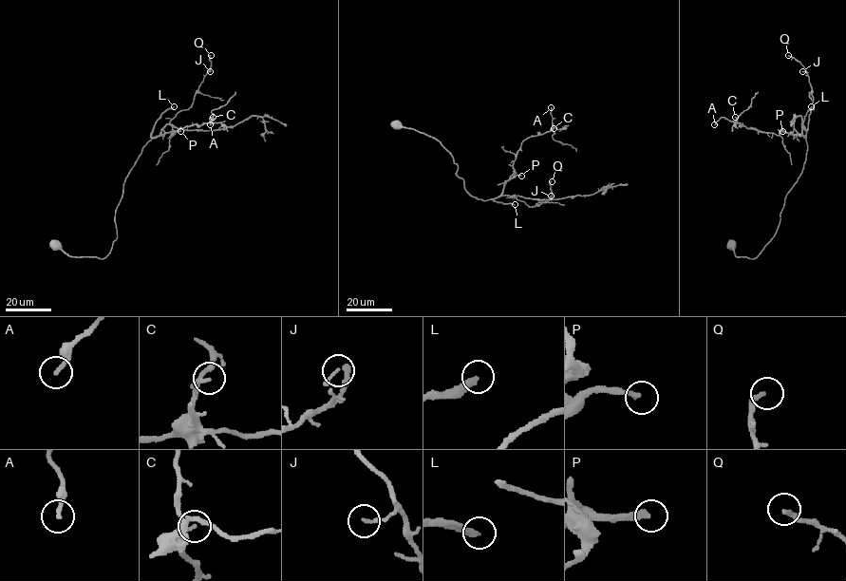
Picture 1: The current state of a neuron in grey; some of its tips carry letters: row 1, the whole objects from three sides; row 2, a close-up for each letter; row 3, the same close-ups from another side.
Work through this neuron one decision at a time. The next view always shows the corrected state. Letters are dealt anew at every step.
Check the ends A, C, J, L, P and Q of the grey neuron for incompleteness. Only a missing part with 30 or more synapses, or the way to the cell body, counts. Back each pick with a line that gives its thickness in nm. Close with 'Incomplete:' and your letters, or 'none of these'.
L: calibre 320 nm
P: calibre 240 nm
Q: calibre 200 nm
Incomplete: L, P, Q

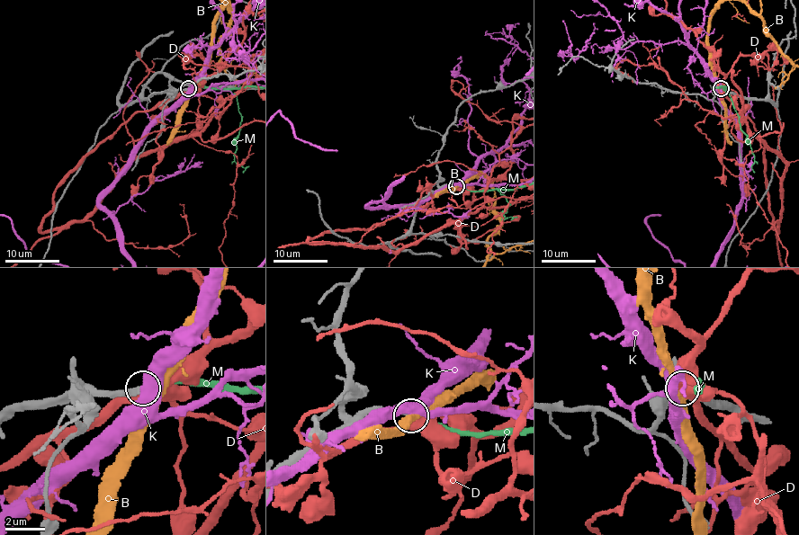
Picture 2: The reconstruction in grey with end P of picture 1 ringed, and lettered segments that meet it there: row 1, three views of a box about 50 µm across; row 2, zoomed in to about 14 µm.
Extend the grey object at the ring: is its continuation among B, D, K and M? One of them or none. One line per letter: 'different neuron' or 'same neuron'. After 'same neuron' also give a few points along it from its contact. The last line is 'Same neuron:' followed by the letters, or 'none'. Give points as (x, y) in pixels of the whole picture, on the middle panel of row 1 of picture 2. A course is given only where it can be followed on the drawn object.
B: different neuron
D: different neuron
K: different neuron
M: same neuron
Same neuron: M

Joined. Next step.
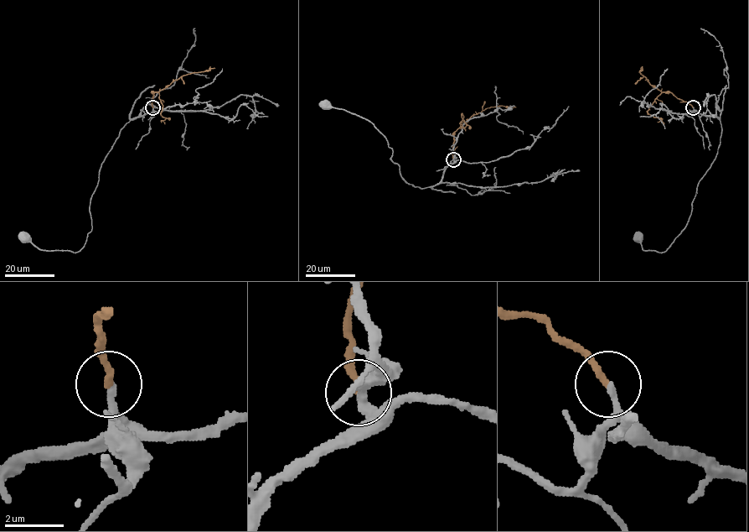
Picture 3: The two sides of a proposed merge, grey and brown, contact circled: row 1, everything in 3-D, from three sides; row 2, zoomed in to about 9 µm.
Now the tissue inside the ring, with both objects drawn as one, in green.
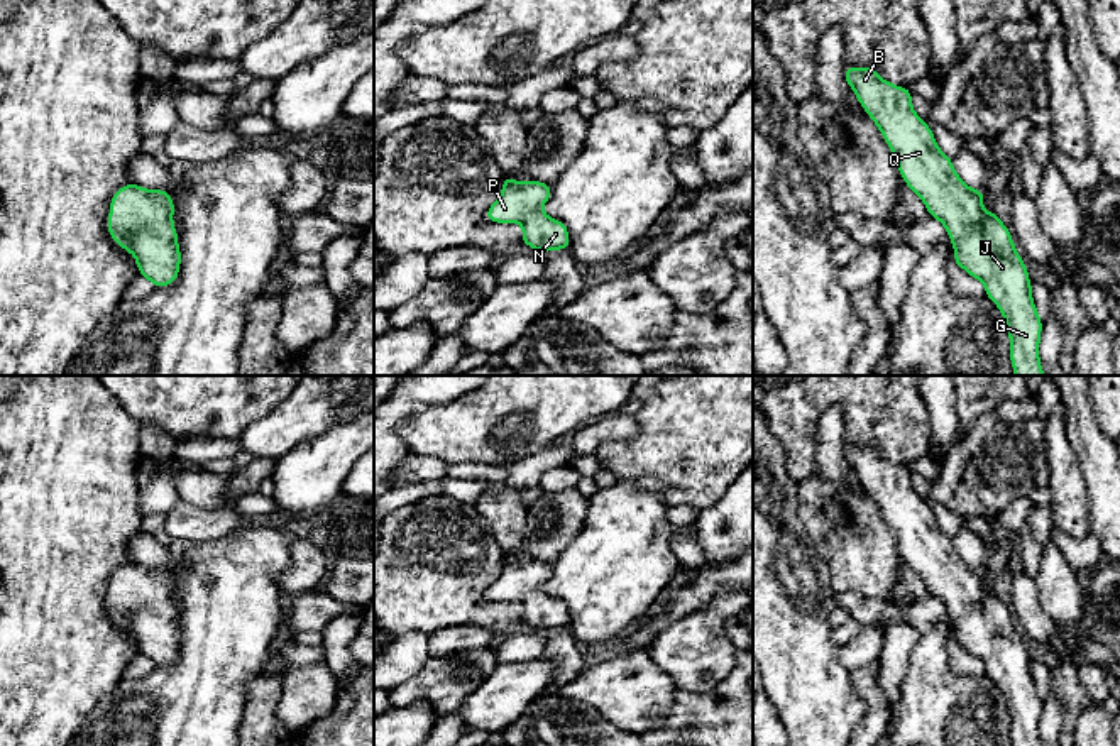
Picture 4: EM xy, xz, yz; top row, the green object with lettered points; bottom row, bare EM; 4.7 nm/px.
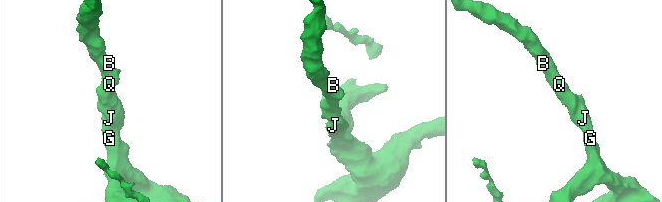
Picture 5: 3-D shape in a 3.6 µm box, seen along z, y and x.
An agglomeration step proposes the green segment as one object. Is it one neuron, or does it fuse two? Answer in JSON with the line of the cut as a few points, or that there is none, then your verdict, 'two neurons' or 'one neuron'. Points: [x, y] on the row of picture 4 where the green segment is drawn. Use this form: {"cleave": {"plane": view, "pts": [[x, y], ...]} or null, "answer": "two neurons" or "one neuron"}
{"cleave": null, "answer": "one neuron"}

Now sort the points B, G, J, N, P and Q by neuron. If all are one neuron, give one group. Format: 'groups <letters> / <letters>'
groups B G J N P Q

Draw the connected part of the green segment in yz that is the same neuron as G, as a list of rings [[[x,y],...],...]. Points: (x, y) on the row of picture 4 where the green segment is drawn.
[[[846,64],[844,80],[854,91],[859,105],[875,122],[898,164],[903,183],[924,201],[931,218],[939,220],[954,249],[954,266],[964,269],[985,286],[1000,310],[1010,337],[1010,362],[1015,376],[1046,376],[1040,367],[1039,343],[1042,320],[1032,299],[1032,282],[1027,266],[1018,255],[1010,230],[995,211],[983,210],[985,191],[969,188],[956,173],[936,142],[936,137],[915,110],[912,93],[905,86],[885,81],[873,68]]]

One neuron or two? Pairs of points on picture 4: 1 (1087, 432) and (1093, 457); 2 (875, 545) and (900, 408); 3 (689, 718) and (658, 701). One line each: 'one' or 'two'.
1: one
2: two
3: two

